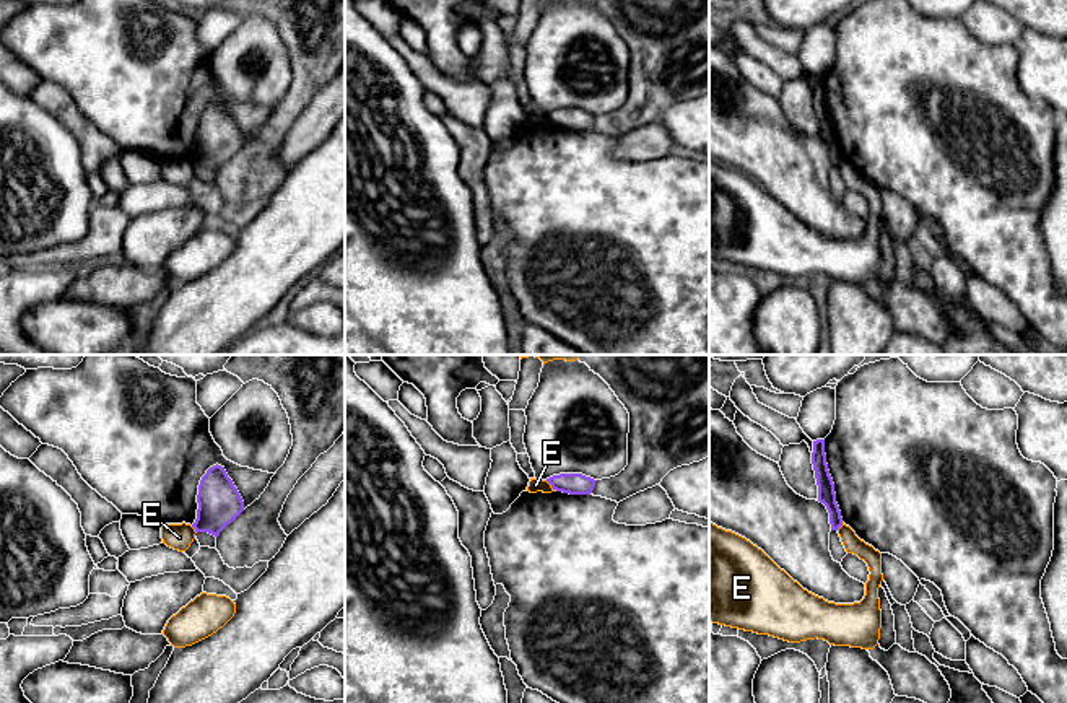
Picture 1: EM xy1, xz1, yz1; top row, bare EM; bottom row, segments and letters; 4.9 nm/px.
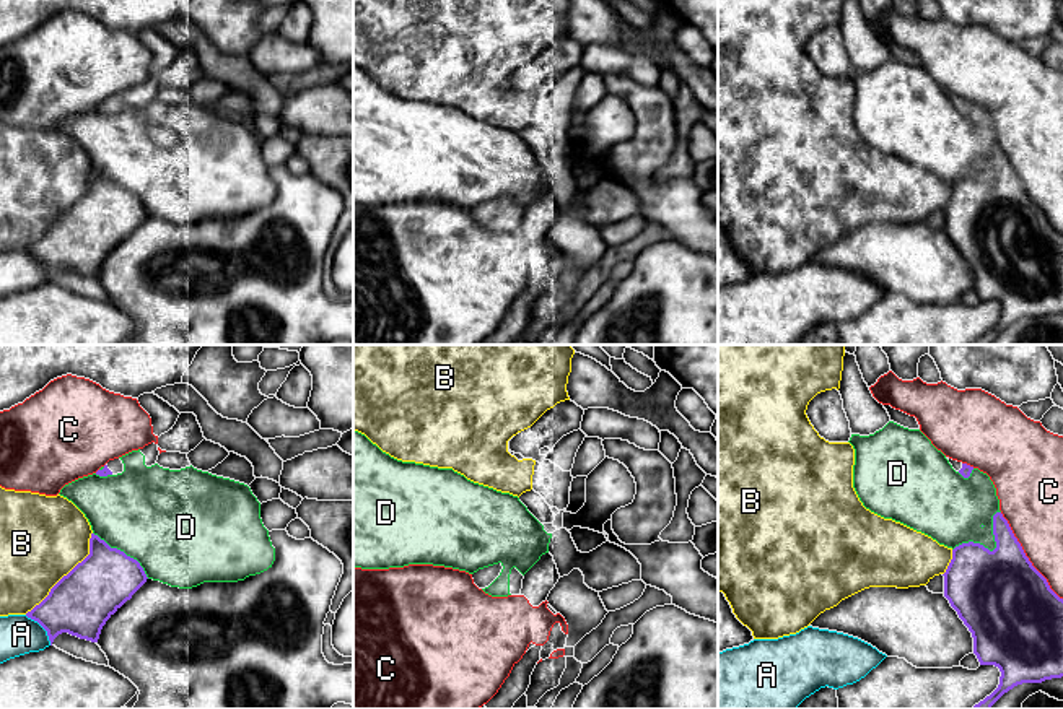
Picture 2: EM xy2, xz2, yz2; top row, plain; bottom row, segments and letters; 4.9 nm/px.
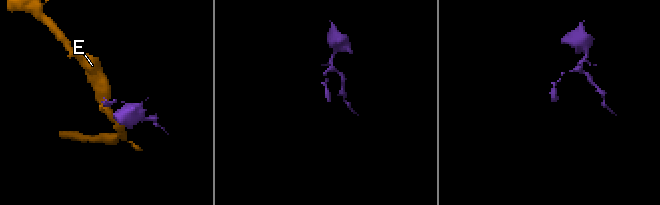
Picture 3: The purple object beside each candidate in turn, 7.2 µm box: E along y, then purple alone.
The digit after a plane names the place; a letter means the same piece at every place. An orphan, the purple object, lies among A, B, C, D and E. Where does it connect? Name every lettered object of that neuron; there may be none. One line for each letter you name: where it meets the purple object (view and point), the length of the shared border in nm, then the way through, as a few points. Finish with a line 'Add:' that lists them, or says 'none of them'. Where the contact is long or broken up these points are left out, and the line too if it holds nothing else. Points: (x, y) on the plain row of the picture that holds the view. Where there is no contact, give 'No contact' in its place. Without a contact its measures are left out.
Add: none of them

